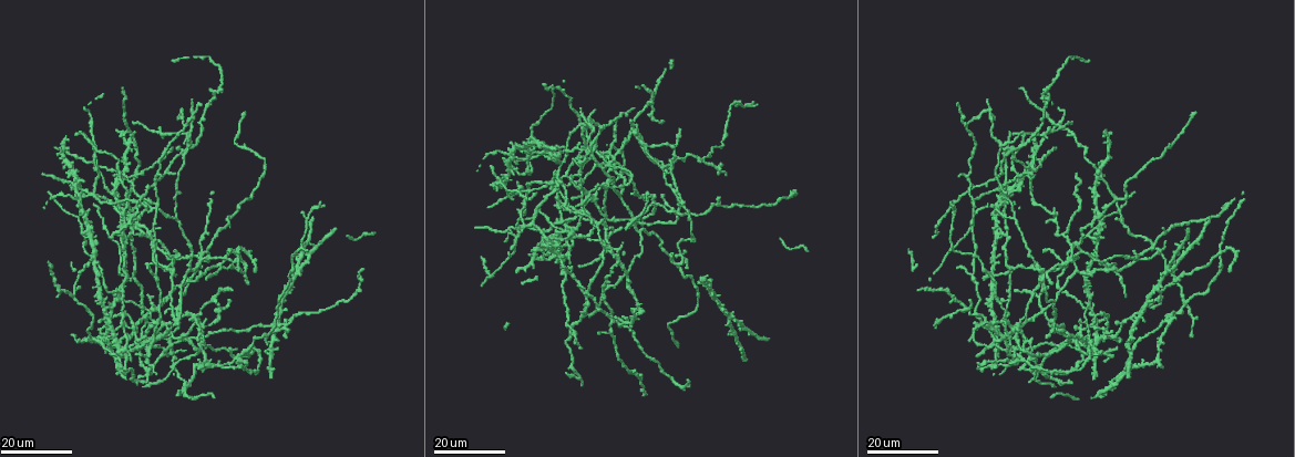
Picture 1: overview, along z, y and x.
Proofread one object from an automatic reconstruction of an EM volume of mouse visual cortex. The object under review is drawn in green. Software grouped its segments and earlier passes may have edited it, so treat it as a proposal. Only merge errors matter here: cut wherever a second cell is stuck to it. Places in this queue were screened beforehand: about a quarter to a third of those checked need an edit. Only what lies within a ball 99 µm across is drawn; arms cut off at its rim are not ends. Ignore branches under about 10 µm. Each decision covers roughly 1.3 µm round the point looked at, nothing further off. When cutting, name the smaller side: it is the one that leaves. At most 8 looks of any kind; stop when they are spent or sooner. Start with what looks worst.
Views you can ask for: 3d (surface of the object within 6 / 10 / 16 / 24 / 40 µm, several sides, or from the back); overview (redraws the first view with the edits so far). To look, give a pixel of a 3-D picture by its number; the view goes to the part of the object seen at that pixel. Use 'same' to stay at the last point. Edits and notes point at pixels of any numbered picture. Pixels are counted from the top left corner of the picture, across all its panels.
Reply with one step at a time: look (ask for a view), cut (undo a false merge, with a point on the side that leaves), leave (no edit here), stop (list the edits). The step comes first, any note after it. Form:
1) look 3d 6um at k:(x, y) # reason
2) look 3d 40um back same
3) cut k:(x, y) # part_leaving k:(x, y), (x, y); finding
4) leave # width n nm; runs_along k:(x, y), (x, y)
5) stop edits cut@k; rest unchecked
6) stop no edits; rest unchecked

look 3d 16um at 1:(235, 359)

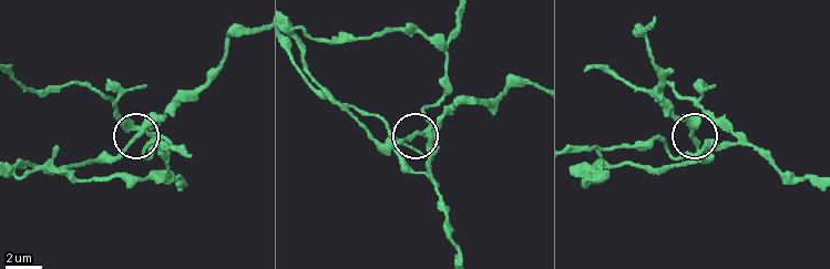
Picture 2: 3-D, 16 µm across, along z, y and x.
look 3d 6um at 2:(418, 131)

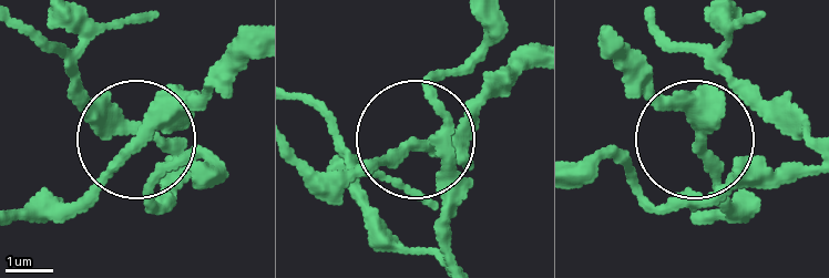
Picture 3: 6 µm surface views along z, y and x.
leave # width 200 nm; runs_along 3:(651, 19), (812, 142), (797, 166), (698, 150), (746, 209); one cell here

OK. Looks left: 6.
look 3d 24um at 1:(642, 231) # a fork

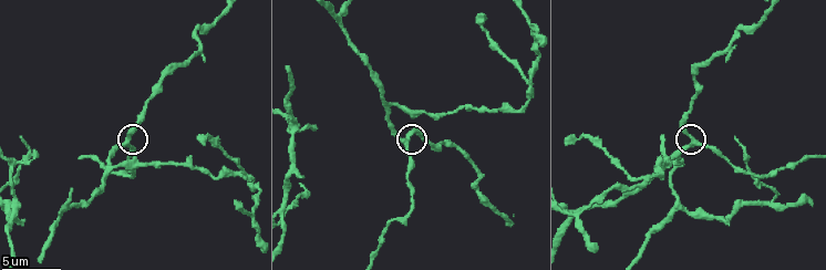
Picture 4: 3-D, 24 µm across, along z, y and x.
look 3d 6um at 4:(697, 143) # zoom in

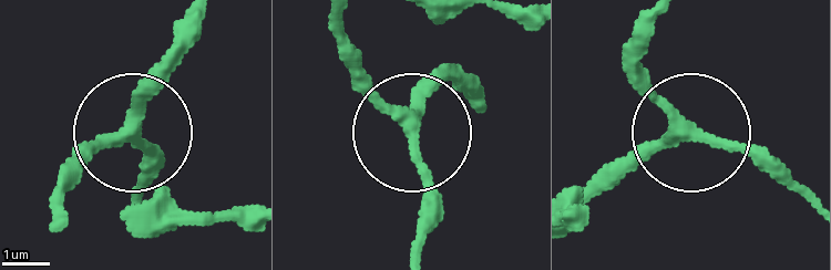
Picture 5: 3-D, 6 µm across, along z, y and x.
leave # side_arm 36 um; arms 3; continuous, no second cell

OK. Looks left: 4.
look 3d 24um at 1:(971, 277) # three-way junction

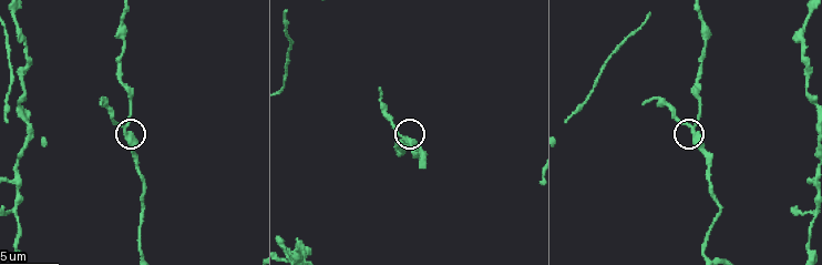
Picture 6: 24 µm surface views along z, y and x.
look 3d 6um at 6:(124, 132) # closer look

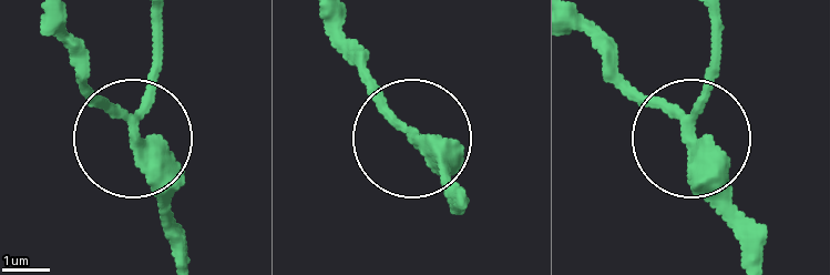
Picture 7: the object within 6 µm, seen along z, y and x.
leave # arms 3; one cell here

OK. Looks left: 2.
look 3d 24um at 1:(1091, 346) # three-way junction

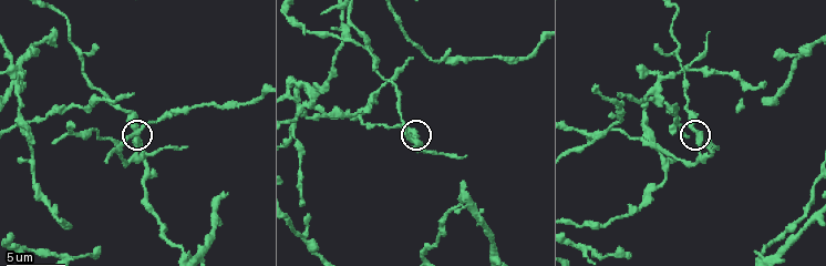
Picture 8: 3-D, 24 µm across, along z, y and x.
look 3d 6um at 8:(698, 137)

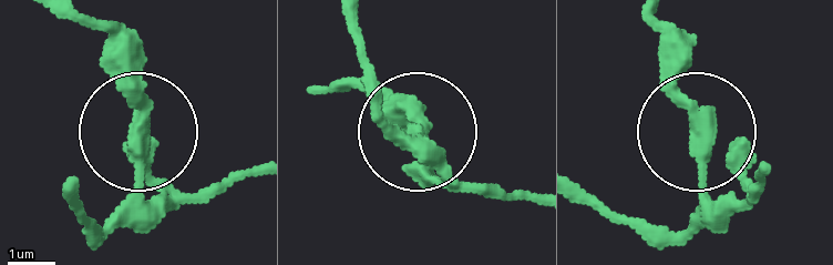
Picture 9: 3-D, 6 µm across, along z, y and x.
cut 9:(690, 59) # arms 3; a second cell is stuck on

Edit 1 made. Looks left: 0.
stop edits cut@9; rest unchecked

